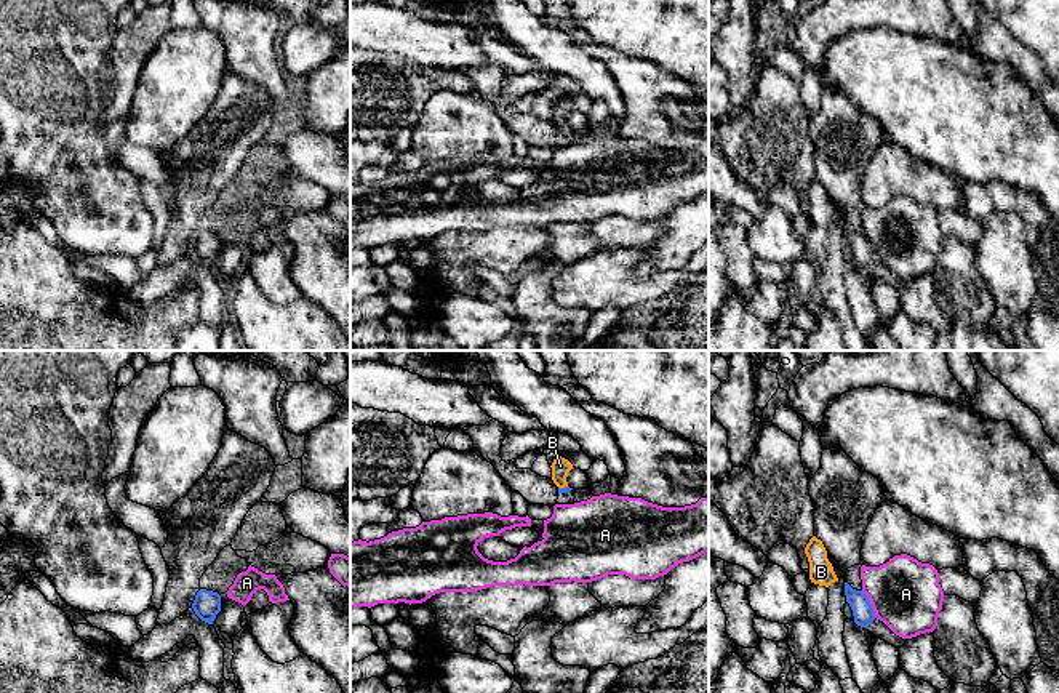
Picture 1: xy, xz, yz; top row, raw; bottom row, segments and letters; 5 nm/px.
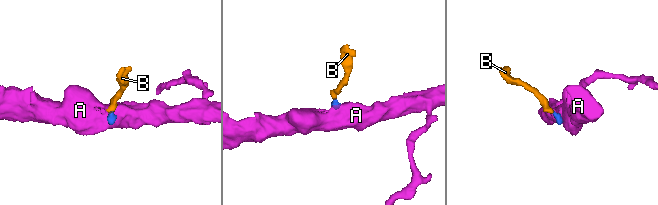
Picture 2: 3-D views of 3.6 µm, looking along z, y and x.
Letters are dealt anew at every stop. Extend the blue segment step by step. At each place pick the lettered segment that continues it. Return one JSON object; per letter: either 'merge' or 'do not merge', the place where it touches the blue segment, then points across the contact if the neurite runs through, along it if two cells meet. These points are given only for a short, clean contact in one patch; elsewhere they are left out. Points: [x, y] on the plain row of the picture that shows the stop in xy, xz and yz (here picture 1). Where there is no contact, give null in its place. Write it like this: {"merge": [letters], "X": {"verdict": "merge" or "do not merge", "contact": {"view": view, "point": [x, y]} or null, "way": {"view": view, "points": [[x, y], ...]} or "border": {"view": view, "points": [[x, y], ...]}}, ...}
{"merge": ["B"], "A": {"verdict": "do not merge", "contact": {"view": "yz", "point": [871, 245]}, "border": {"view": "yz", "points": [[861, 232], [877, 258]]}}, "B": {"verdict": "merge", "contact": {"view": "xz", "point": [562, 130]}, "way": {"view": "xz", "points": [[567, 130], [562, 130], [560, 108]]}}}

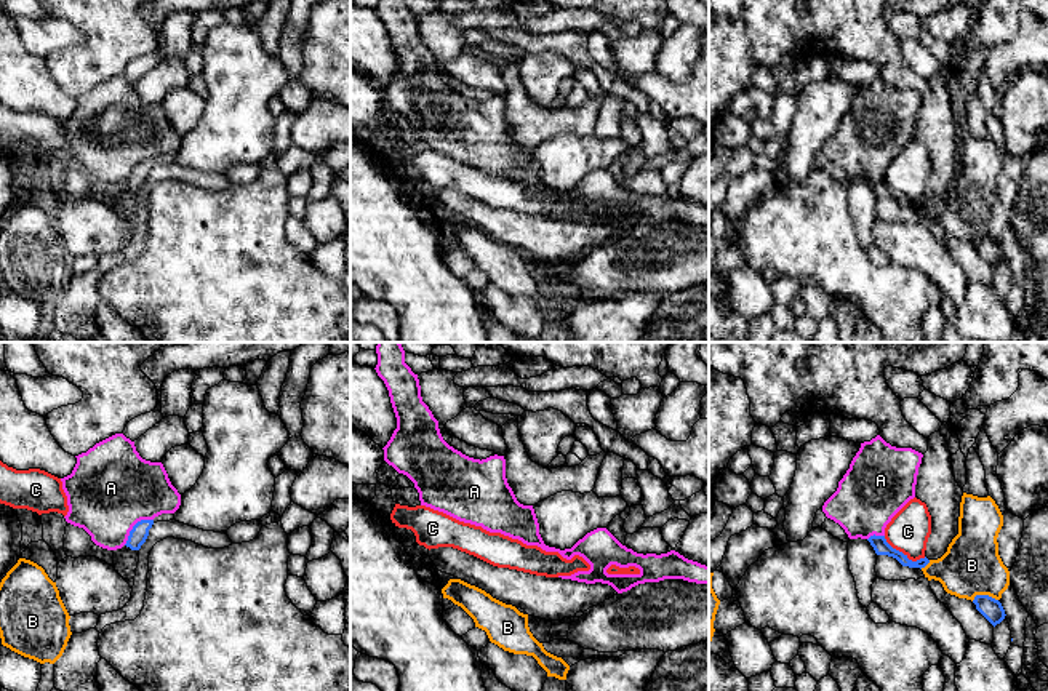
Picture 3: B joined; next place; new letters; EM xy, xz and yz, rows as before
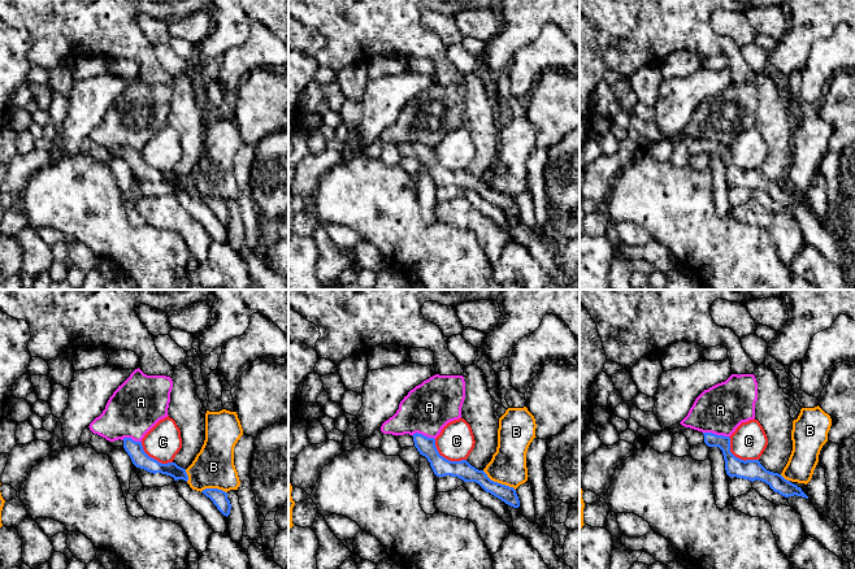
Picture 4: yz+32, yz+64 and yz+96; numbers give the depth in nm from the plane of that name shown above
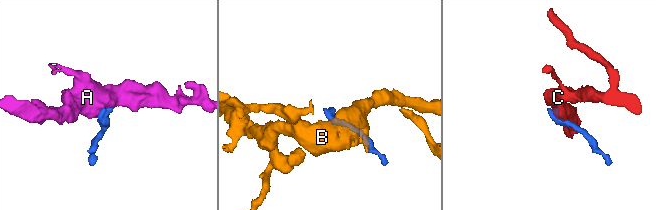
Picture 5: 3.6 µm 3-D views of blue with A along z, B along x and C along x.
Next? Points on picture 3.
{"merge": [], "A": {"verdict": "do not merge", "contact": {"view": "xy", "point": [133, 168]}, "border": {"view": "xy", "points": [[152, 160], [138, 163], [124, 186]]}}, "B": {"verdict": "do not merge", "contact": {"view": "yz", "point": [984, 237]}}, "C": {"verdict": "do not merge", "contact": {"view": "yz", "point": [903, 195]}, "border": {"view": "yz", "points": [[884, 178], [909, 200], [919, 202], [925, 199]]}}}

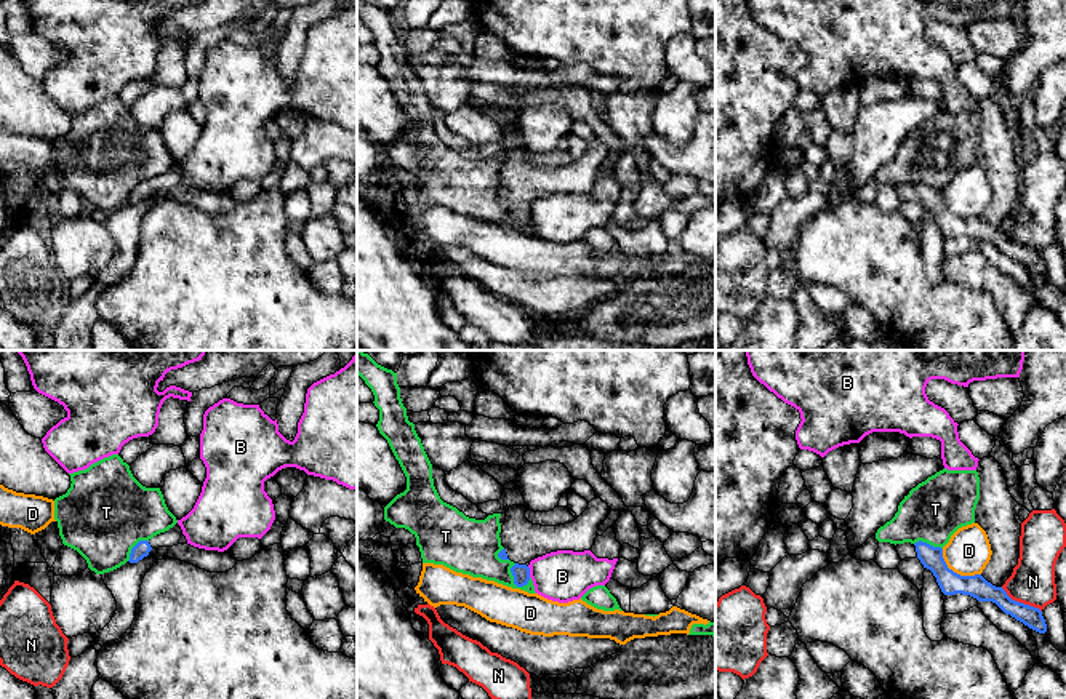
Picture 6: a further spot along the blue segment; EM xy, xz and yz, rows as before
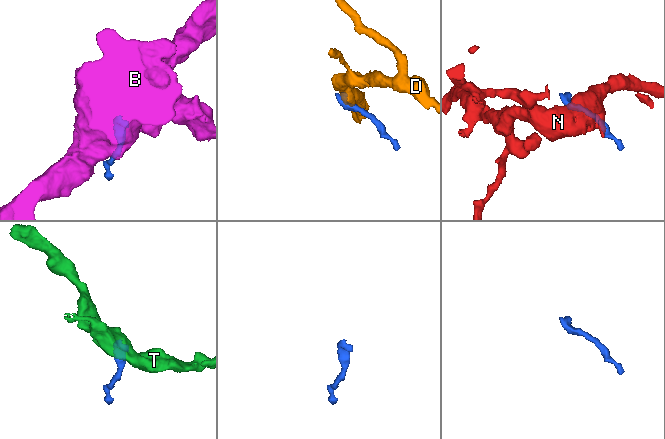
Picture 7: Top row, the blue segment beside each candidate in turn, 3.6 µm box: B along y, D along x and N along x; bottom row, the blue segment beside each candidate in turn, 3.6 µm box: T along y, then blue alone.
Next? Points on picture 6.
{"merge": [], "B": {"verdict": "do not merge", "contact": {"view": "xz", "point": [528, 213]}, "border": {"view": "xz", "points": [[527, 208], [530, 218]]}}, "D": {"verdict": "do not merge", "contact": {"view": "yz", "point": [956, 215]}, "border": {"view": "yz", "points": [[941, 191], [941, 199], [949, 210], [961, 216], [980, 216]]}}, "N": {"verdict": "do not merge", "contact": {"view": "yz", "point": [1021, 245]}}, "T": {"verdict": "do not merge", "contact": {"view": "xz", "point": [514, 219]}, "border": {"view": "xz", "points": [[514, 205], [511, 210], [512, 223], [522, 229]]}}}

